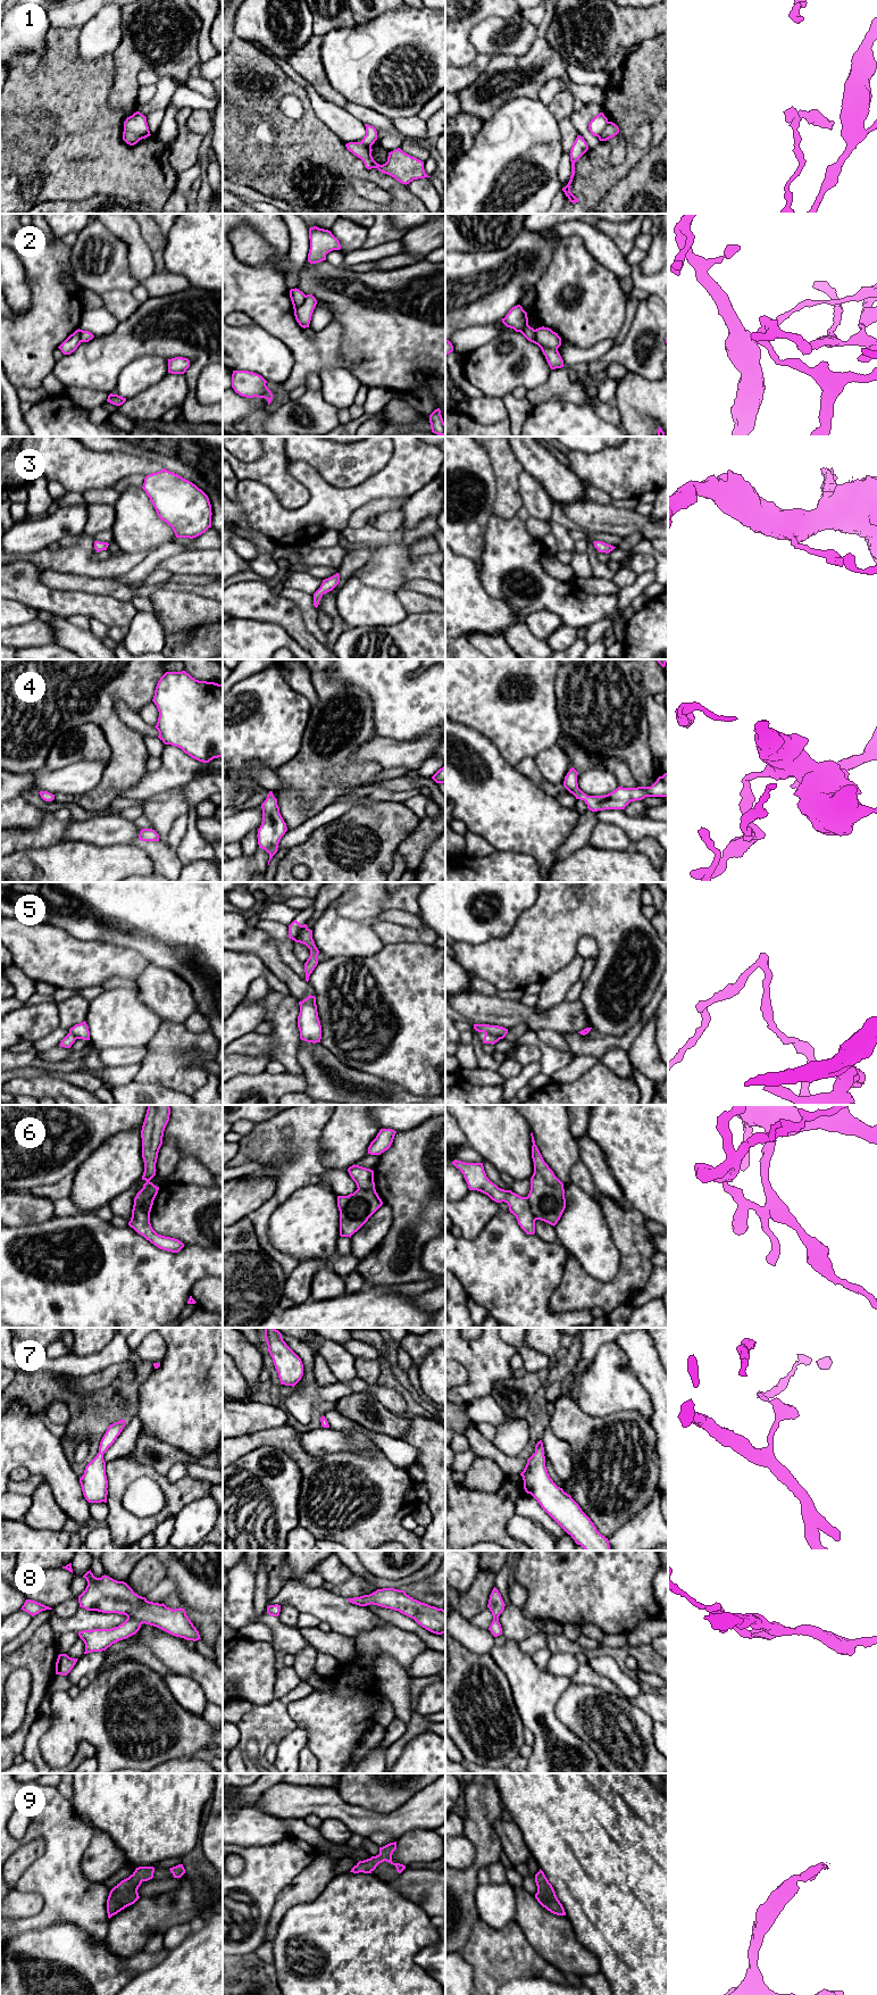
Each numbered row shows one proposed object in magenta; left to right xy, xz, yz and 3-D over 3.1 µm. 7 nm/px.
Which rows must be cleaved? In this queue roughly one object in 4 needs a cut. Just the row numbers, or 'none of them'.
1, 2, 5, 6

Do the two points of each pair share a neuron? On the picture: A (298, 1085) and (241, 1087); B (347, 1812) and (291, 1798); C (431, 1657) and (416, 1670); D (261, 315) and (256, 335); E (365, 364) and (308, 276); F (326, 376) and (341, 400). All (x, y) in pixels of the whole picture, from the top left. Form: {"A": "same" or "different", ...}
{"A": "same", "B": "same", "C": "same", "D": "different", "E": "same", "F": "same"}

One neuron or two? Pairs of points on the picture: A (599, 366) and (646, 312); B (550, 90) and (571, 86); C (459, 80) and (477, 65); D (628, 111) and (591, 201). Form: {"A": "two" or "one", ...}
{"A": "one", "B": "one", "C": "one", "D": "one"}

